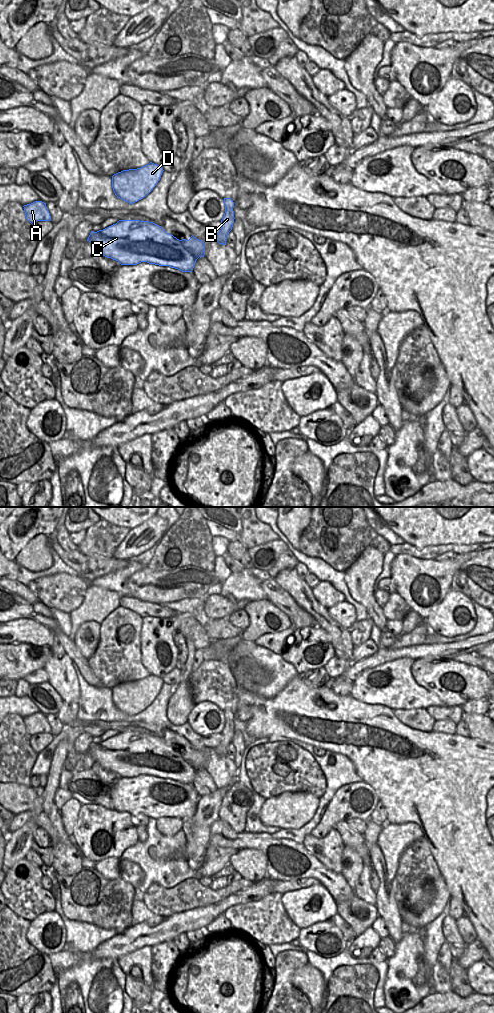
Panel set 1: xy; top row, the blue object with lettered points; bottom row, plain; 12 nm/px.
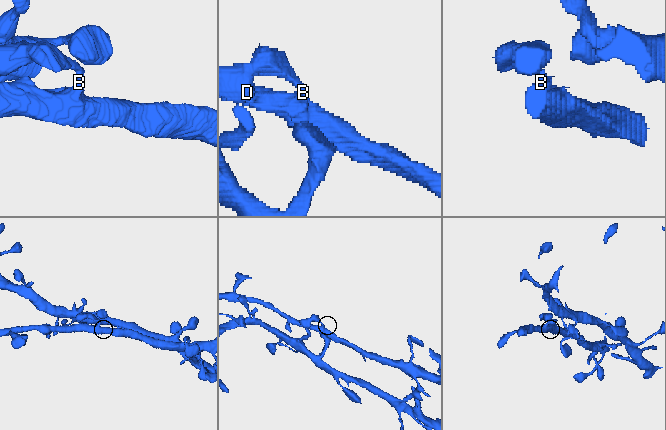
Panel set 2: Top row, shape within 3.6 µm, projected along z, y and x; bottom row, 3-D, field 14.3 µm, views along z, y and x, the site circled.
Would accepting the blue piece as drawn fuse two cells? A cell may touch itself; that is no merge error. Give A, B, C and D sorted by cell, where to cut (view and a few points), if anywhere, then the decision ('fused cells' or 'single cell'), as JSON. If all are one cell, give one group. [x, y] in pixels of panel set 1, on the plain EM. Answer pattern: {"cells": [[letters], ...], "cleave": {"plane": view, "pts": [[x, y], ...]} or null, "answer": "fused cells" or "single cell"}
{"cells": [["A", "B", "C", "D"]], "cleave": null, "answer": "single cell"}

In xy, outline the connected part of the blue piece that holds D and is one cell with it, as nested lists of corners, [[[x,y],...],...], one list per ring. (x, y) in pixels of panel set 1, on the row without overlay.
[[[152,674],[141,680],[123,682],[112,688],[113,703],[118,710],[133,716],[153,702],[163,683],[162,678]]]

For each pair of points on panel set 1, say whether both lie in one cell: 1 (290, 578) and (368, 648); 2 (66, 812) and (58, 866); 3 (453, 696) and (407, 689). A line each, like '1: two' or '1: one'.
1: two
2: two
3: two

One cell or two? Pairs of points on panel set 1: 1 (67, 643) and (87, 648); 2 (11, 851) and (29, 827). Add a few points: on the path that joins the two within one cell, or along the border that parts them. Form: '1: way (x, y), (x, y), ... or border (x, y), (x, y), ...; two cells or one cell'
1: border (72, 640), (76, 648), (87, 660); two cells
2: way (15, 845), (25, 833); one cell

